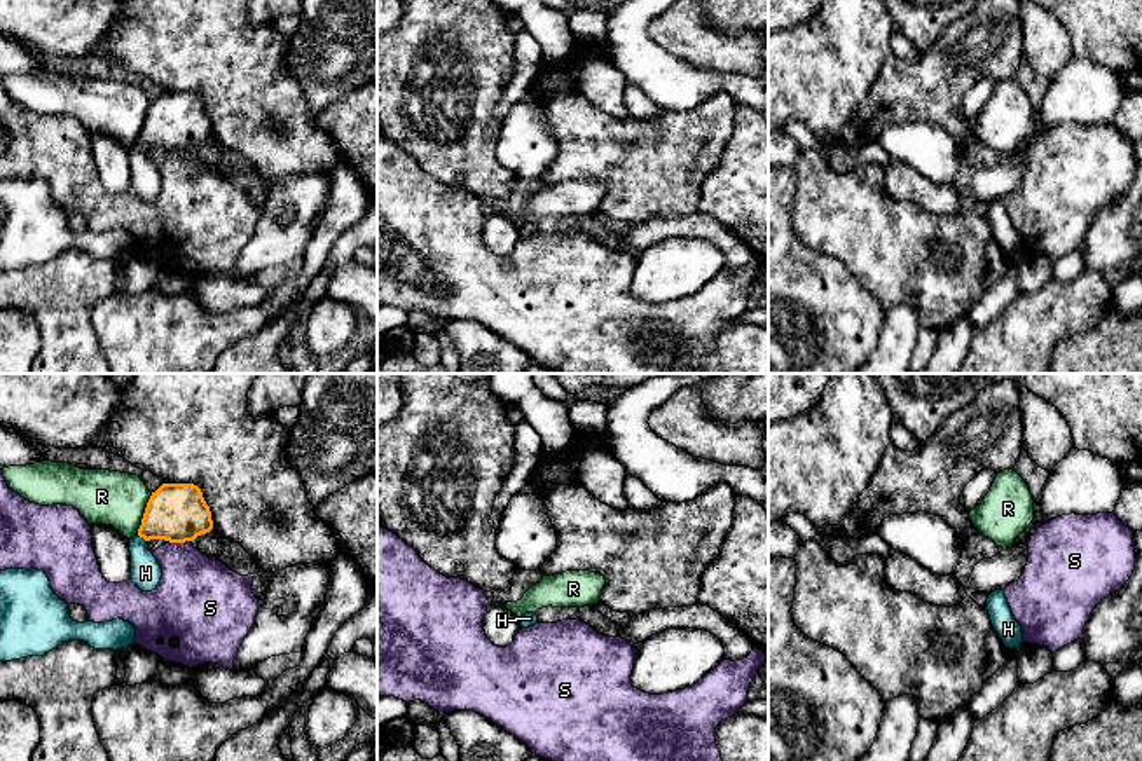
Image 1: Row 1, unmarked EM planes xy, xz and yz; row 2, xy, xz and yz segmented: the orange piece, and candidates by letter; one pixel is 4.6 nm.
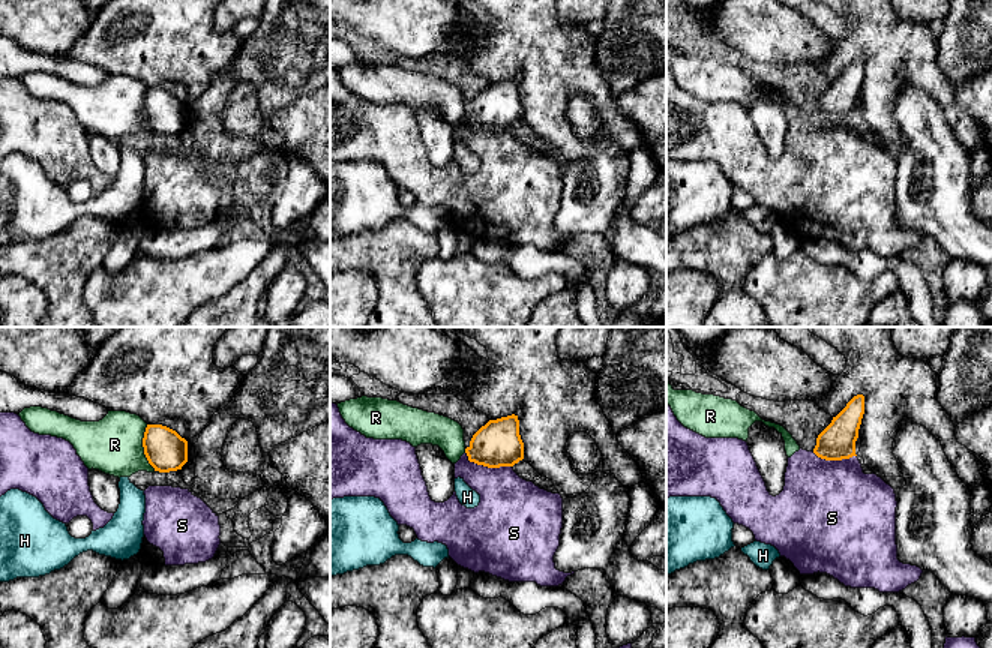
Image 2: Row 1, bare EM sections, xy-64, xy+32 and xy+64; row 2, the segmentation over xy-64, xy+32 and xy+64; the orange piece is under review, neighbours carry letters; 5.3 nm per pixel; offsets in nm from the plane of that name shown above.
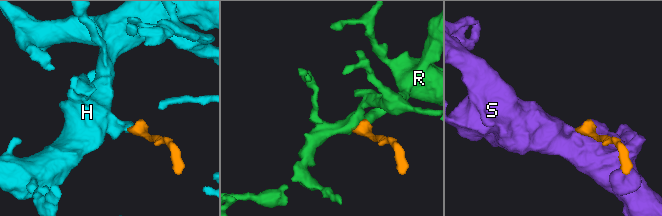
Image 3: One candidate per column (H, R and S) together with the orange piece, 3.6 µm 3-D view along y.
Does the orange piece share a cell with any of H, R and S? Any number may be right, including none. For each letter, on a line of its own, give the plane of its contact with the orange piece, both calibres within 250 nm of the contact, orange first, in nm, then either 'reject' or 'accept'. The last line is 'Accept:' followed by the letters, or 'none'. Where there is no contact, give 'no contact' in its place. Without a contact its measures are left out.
H: contact in xy; calibres 280 and 140 nm; accept
R: contact in xy; calibres 280 and 260 nm; reject
S: contact in xy; calibres 280 and 340 nm; reject
Accept: H

